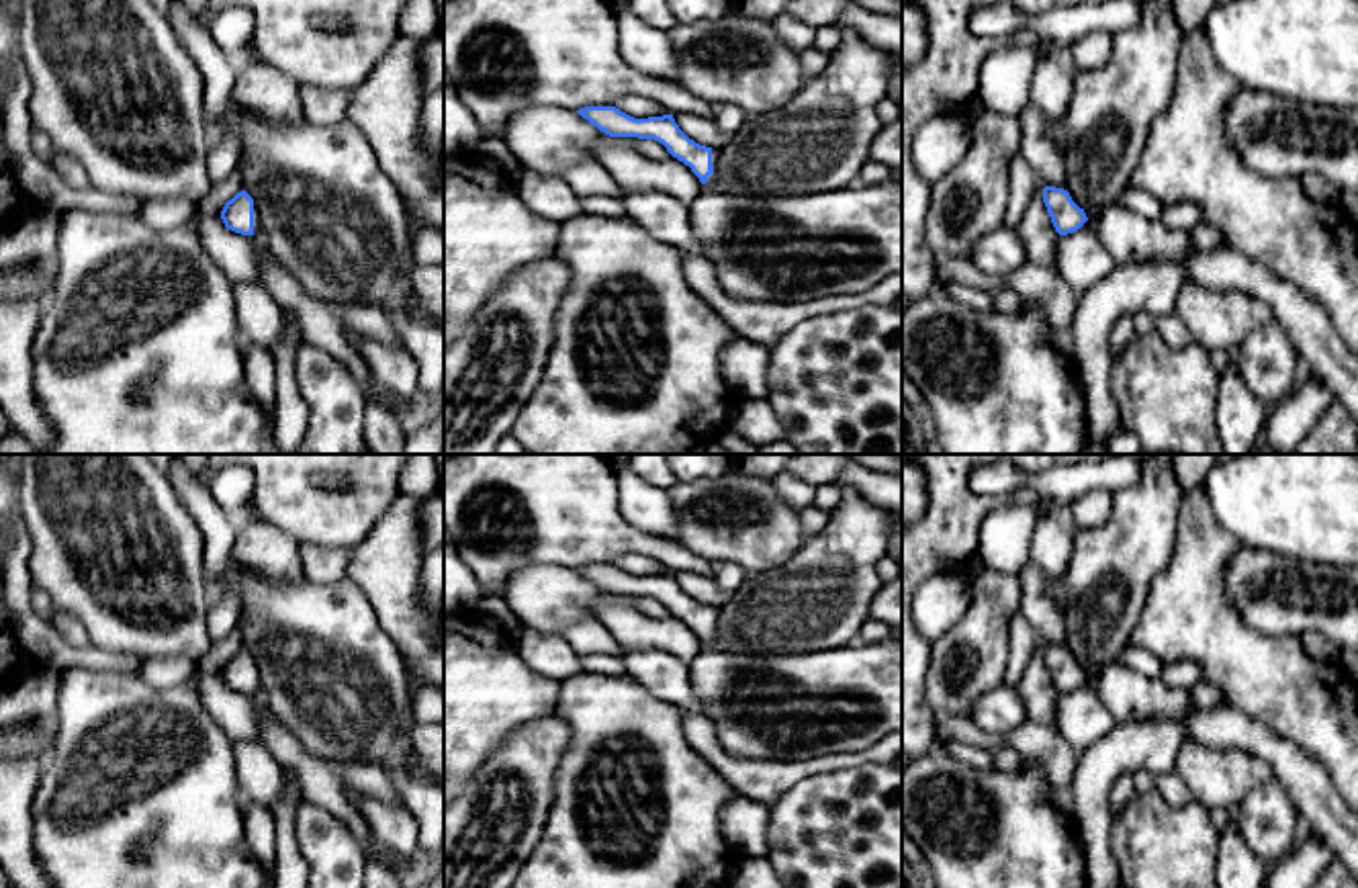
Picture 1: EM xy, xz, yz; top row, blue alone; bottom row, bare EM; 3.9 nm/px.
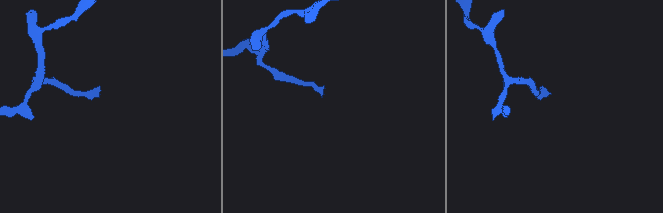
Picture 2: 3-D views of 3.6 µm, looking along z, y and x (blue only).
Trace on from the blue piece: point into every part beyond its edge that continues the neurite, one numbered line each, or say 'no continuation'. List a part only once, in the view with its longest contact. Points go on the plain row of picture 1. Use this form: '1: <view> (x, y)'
1: xz (815, 702)

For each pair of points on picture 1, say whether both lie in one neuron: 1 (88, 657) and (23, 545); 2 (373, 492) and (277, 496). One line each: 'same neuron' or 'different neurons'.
1: same neuron
2: same neuron

